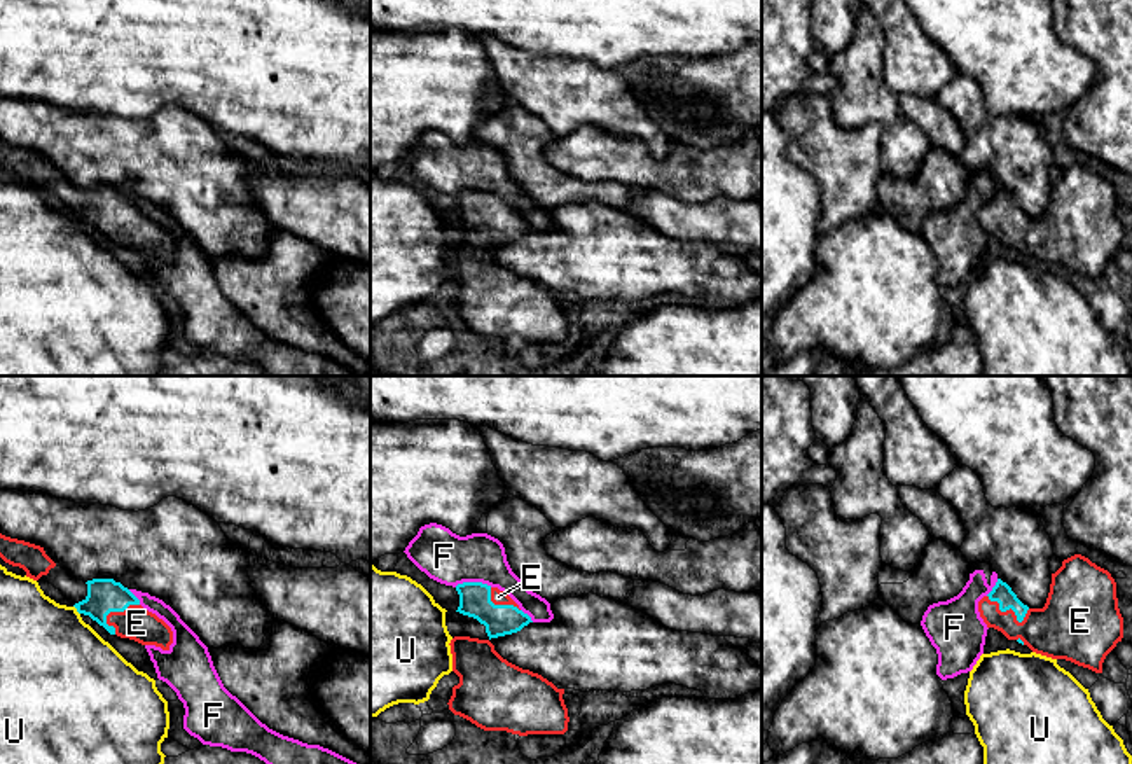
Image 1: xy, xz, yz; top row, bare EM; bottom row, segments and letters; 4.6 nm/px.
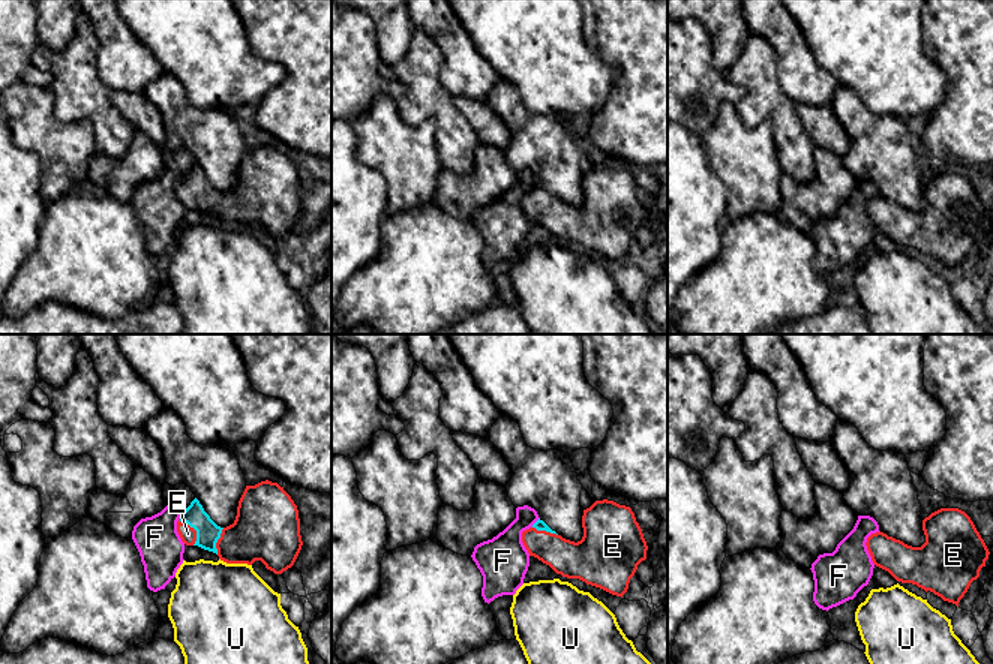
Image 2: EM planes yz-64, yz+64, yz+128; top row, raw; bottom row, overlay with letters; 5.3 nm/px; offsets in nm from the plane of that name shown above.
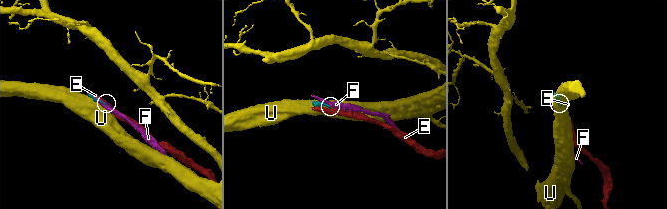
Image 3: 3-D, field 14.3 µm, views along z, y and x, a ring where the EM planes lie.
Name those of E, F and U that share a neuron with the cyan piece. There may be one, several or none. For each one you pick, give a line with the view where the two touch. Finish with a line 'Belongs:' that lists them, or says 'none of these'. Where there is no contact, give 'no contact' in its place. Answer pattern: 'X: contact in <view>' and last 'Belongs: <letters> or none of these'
E: contact in yz
Belongs: E

